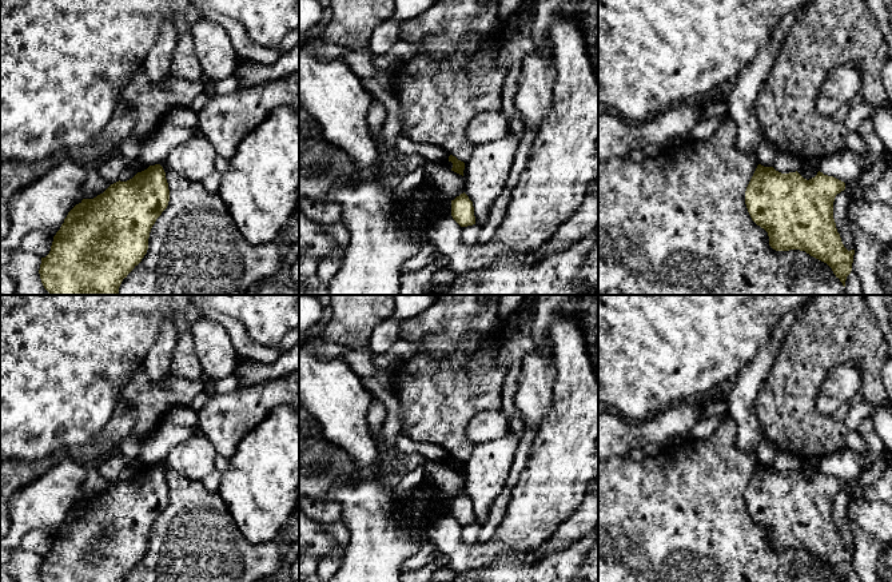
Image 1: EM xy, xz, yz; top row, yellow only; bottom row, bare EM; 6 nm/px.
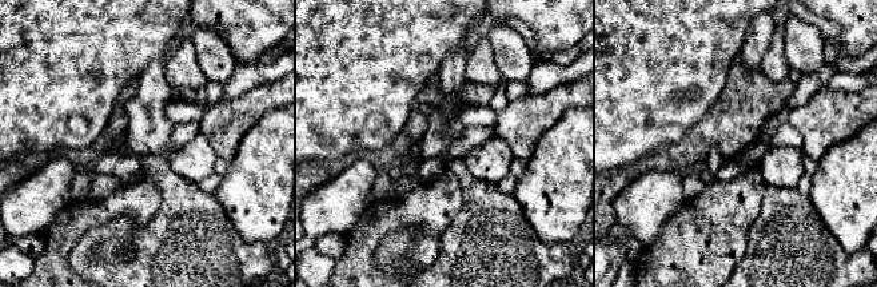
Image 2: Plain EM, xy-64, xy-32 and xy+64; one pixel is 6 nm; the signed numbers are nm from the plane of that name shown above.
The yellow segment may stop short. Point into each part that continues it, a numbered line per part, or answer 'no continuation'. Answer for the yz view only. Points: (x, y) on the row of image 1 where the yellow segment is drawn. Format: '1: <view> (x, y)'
no continuation

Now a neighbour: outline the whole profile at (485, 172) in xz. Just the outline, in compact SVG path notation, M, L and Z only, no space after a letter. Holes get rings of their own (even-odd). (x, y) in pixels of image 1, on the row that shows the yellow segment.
M510 131L493 143L477 146L473 156L465 162L463 192L473 202L475 224L479 227L487 223L494 202L503 191L518 146L518 137Z

